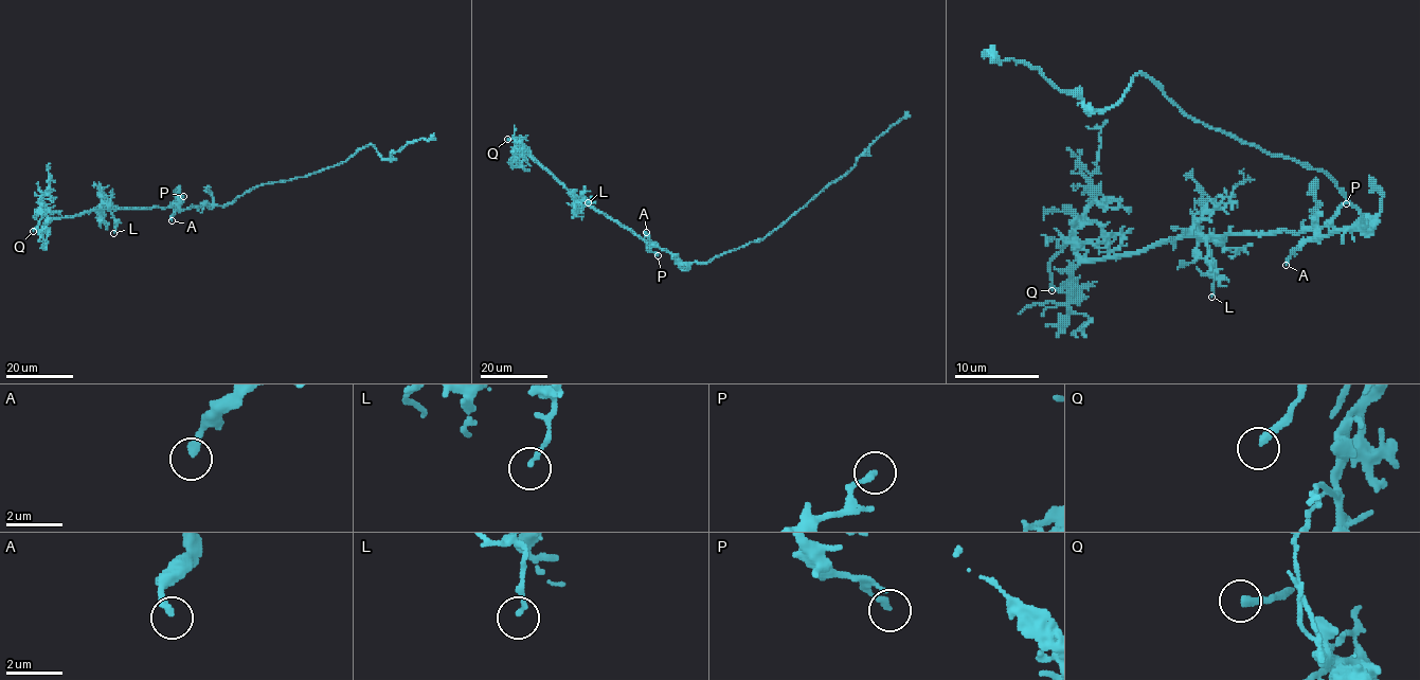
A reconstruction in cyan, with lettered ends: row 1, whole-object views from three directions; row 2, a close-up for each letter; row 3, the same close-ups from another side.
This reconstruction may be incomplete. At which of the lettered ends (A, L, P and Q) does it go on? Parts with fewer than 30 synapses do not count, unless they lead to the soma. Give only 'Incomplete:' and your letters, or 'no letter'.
Incomplete: Q

